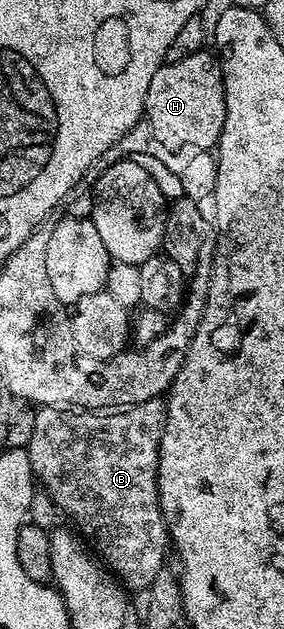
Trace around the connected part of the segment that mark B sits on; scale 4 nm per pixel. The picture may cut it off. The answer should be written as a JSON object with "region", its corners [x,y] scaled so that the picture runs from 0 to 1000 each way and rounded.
{"region":[[[528,633],[451,652],[317,652],[306,645],[239,644],[141,645],[116,660],[123,672],[113,698],[88,711],[109,733],[113,754],[144,773],[151,766],[148,777],[204,809],[268,830],[261,835],[285,844],[289,854],[331,870],[345,886],[408,921],[451,940],[514,940],[539,928],[553,909],[577,905],[574,868],[581,874],[595,862],[588,835],[574,831],[574,816],[560,806],[553,769],[560,701],[574,692],[574,669],[588,666],[577,634]]]}

